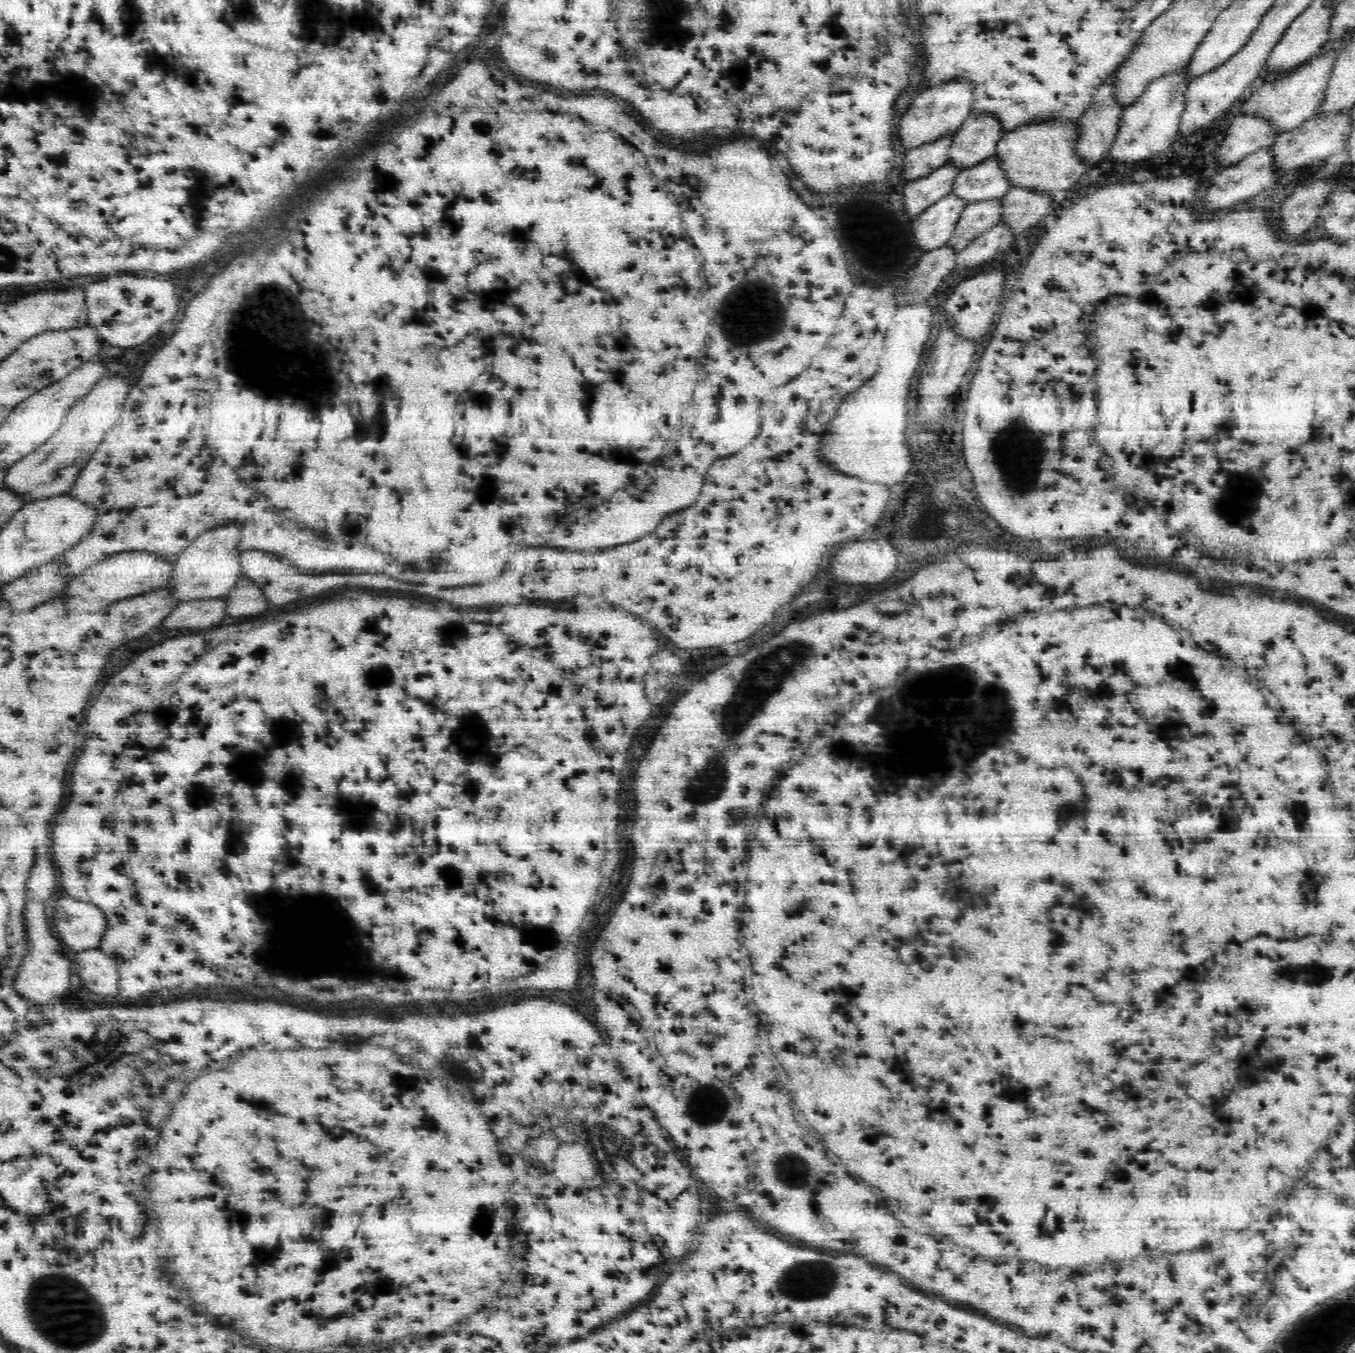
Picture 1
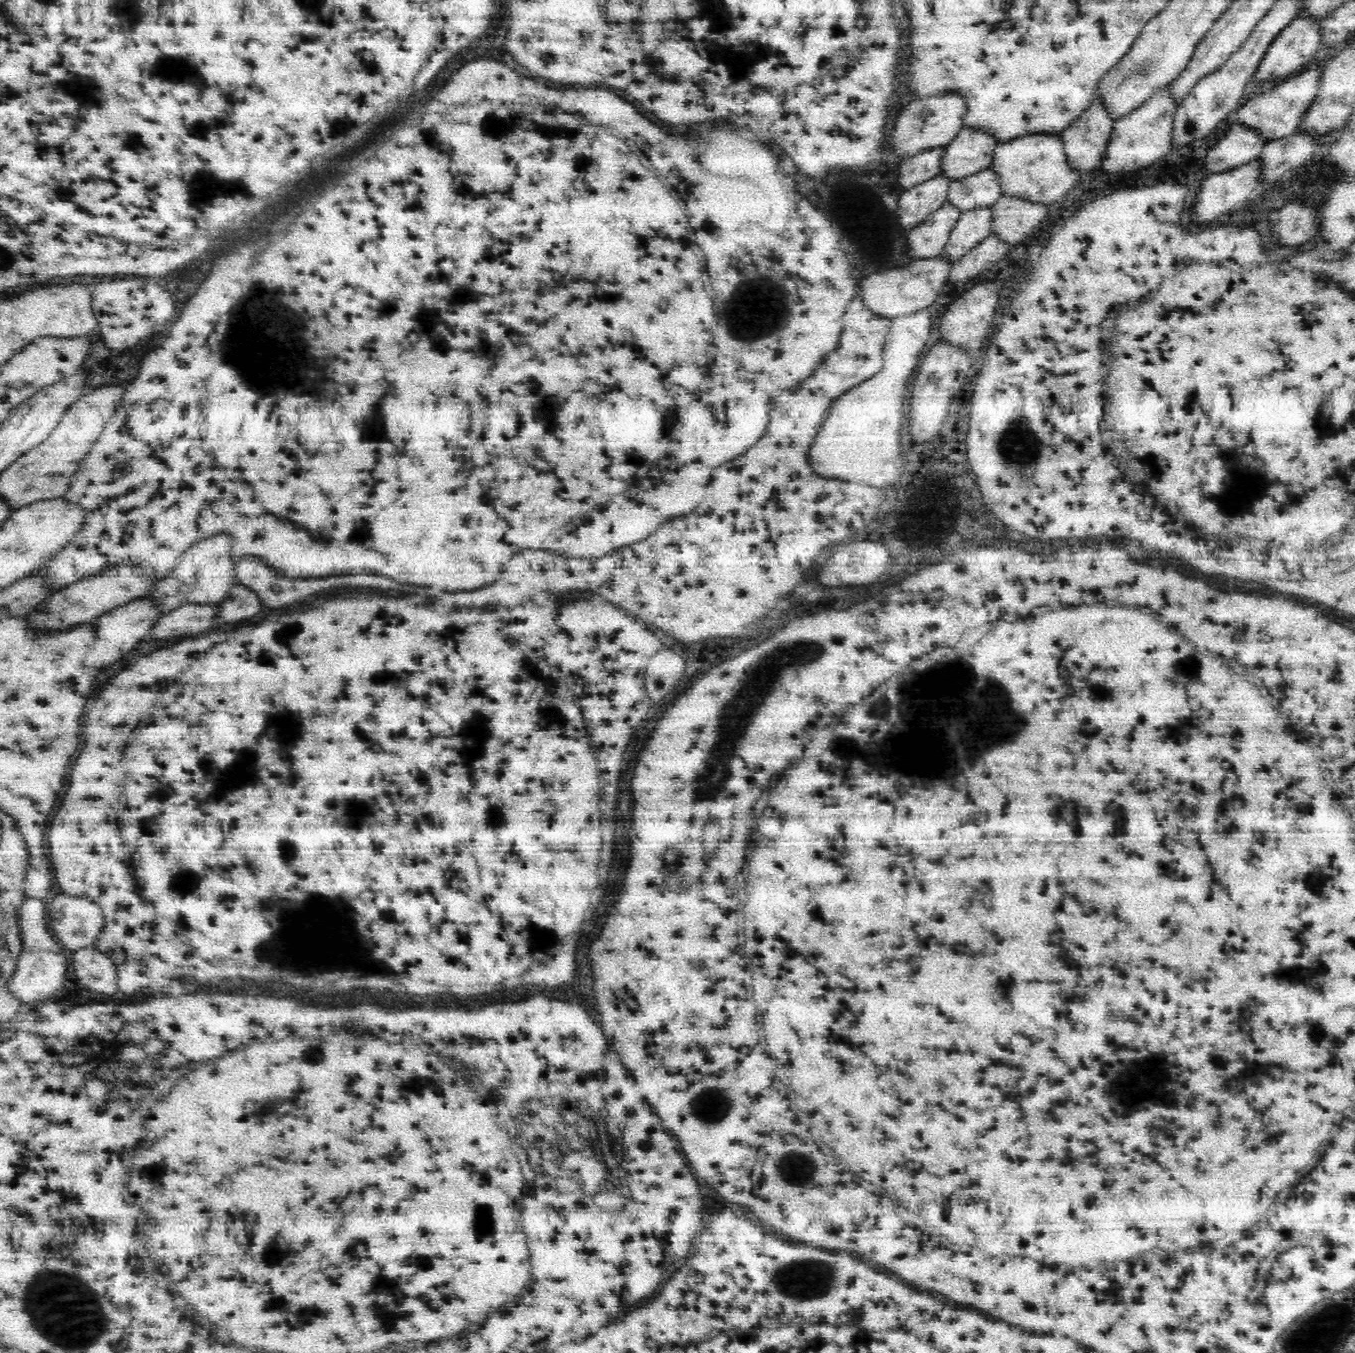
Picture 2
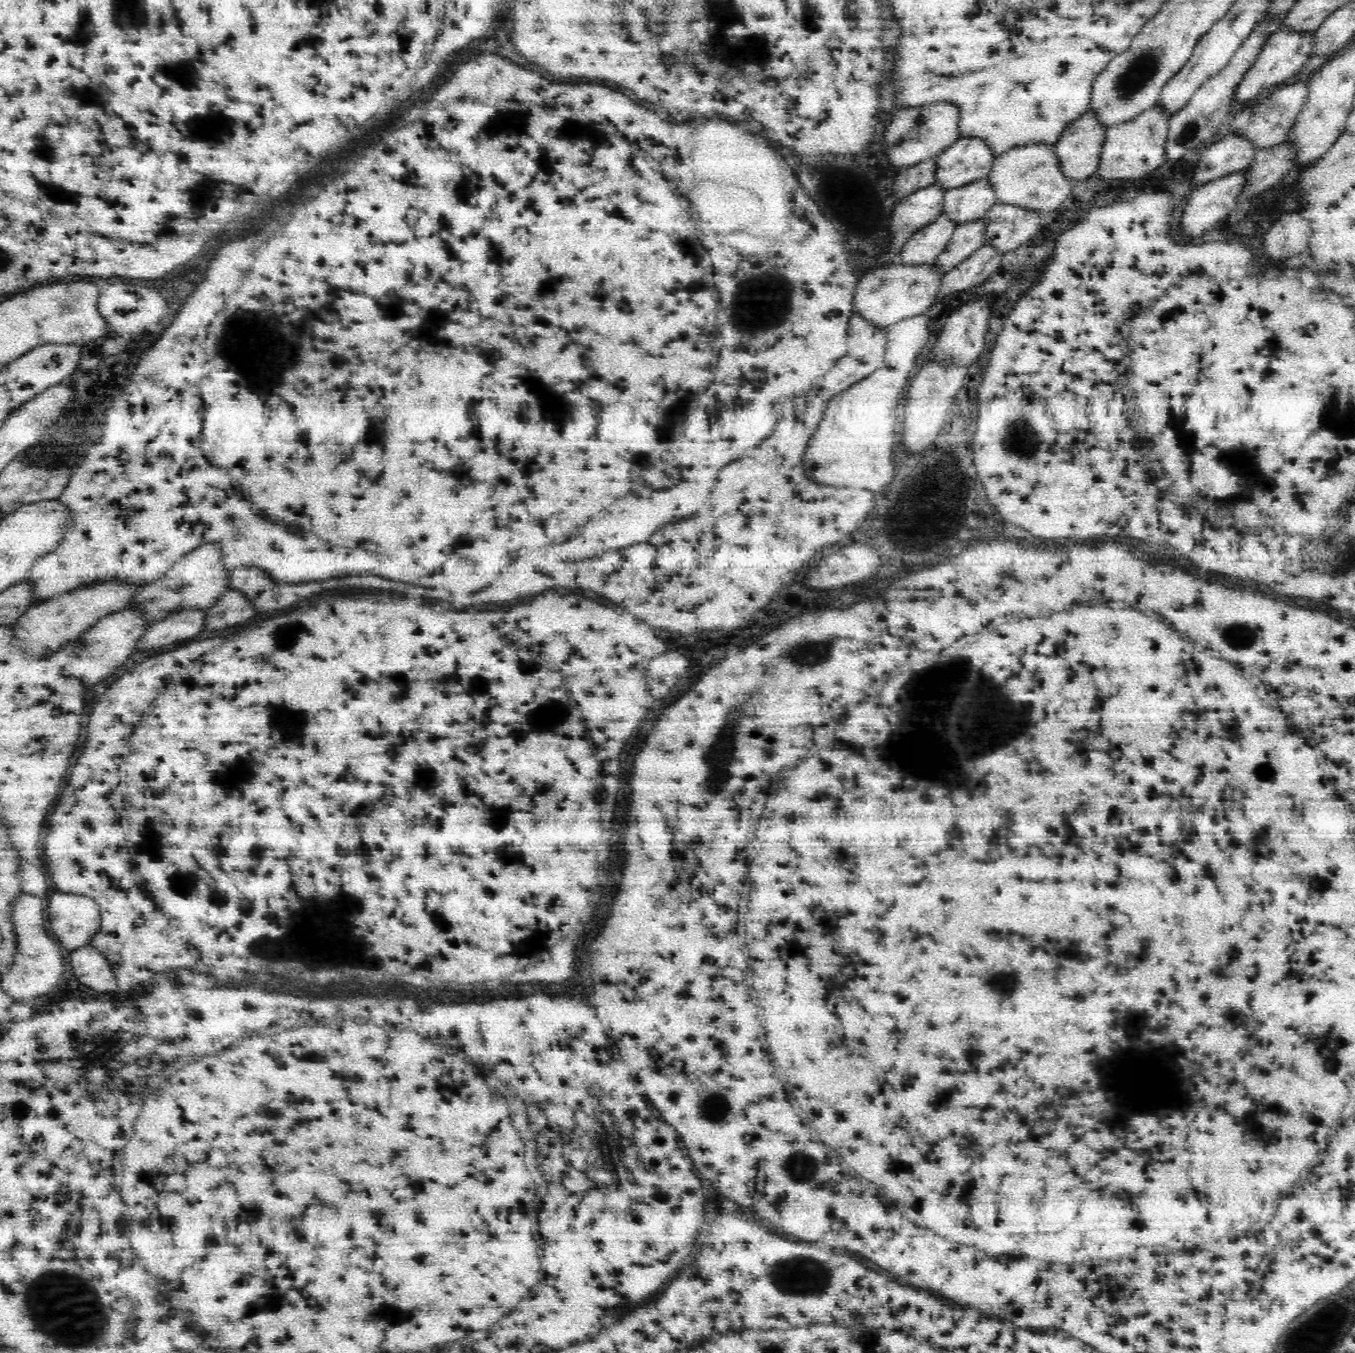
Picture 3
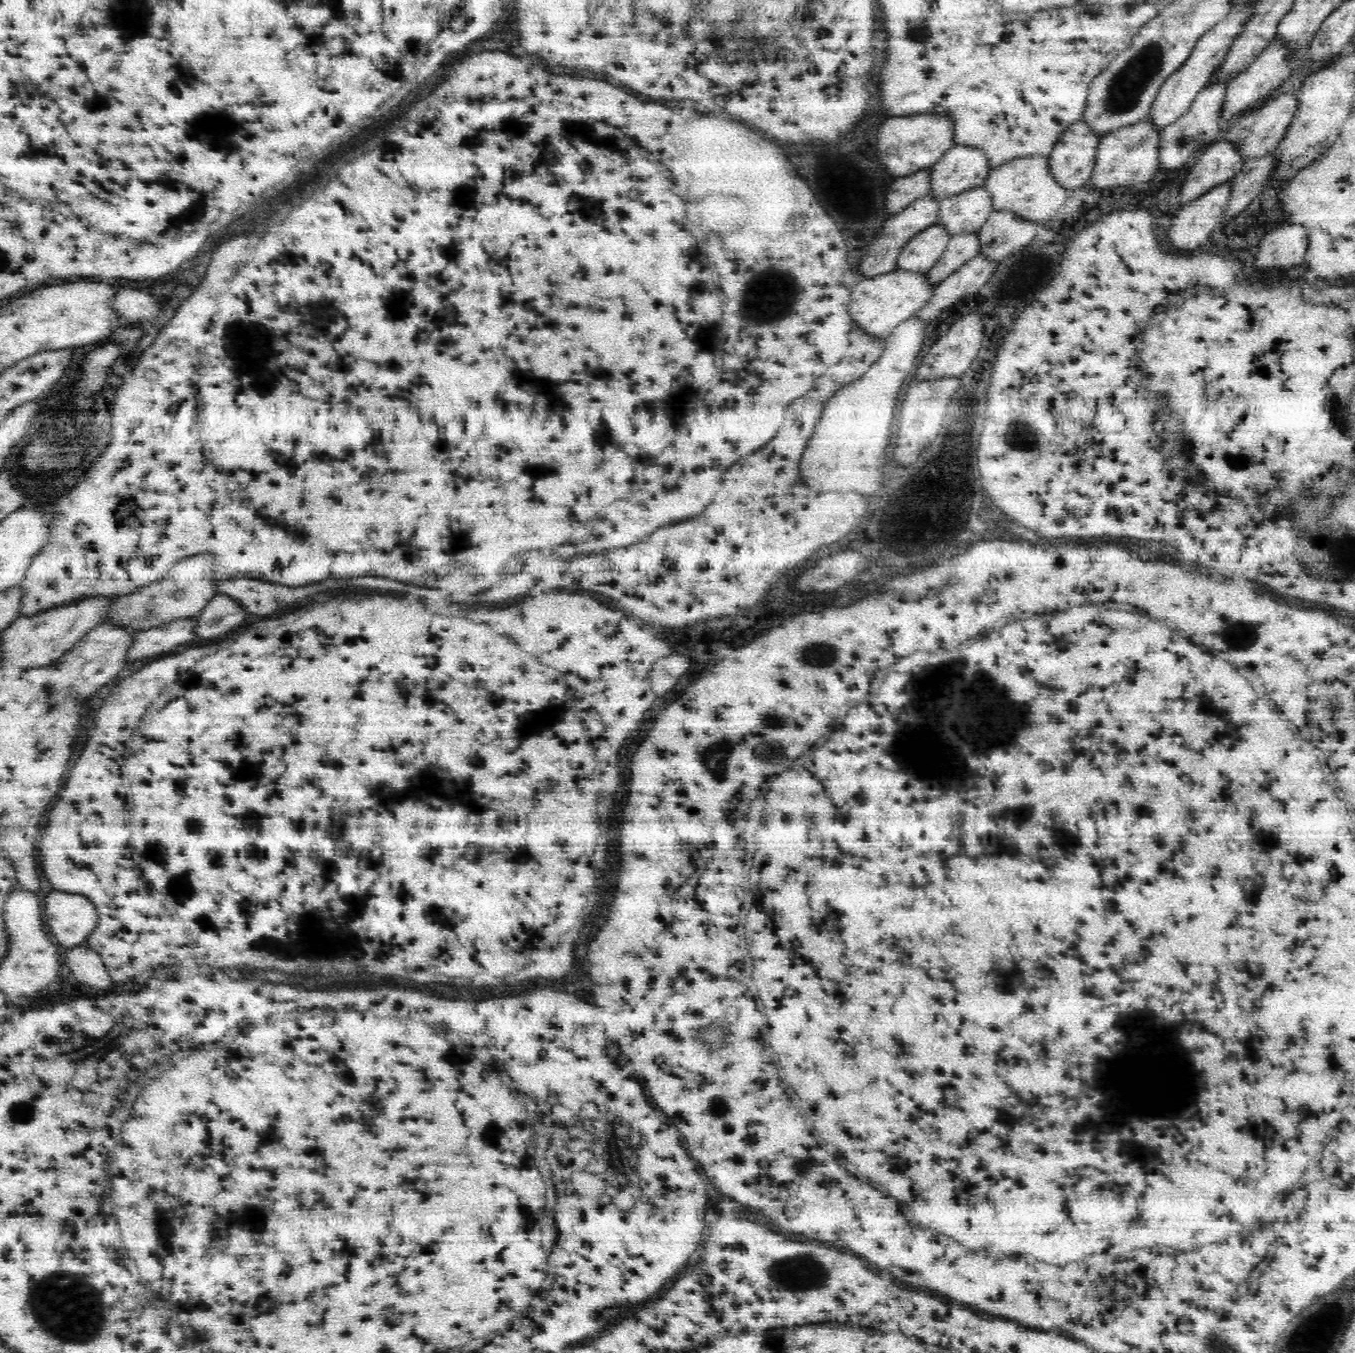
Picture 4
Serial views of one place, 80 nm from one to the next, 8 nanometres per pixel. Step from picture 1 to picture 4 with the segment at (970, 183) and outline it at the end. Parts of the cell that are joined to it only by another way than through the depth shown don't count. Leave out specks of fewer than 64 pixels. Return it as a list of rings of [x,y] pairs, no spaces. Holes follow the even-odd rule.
[[[974,187],[951,197],[943,198],[938,208],[938,223],[950,233],[978,232],[993,210],[990,193],[984,187]]]

